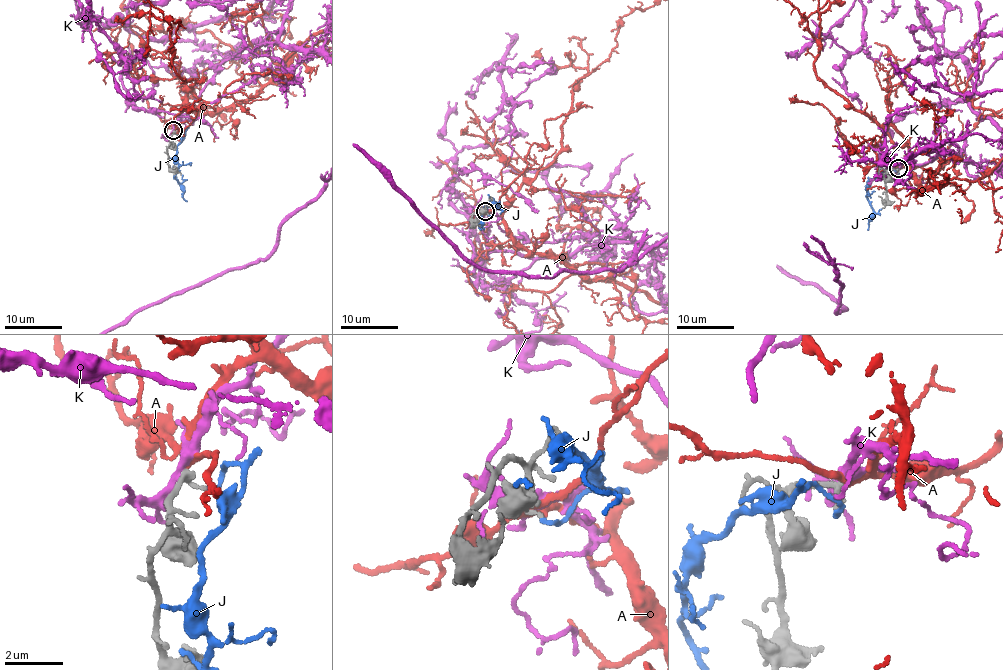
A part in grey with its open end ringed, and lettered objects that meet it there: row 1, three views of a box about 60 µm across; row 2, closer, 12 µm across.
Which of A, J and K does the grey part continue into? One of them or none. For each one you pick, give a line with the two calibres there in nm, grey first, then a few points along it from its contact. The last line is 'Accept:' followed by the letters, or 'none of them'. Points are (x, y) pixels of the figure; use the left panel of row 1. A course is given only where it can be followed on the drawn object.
A: 220/170 nm
Accept: A

